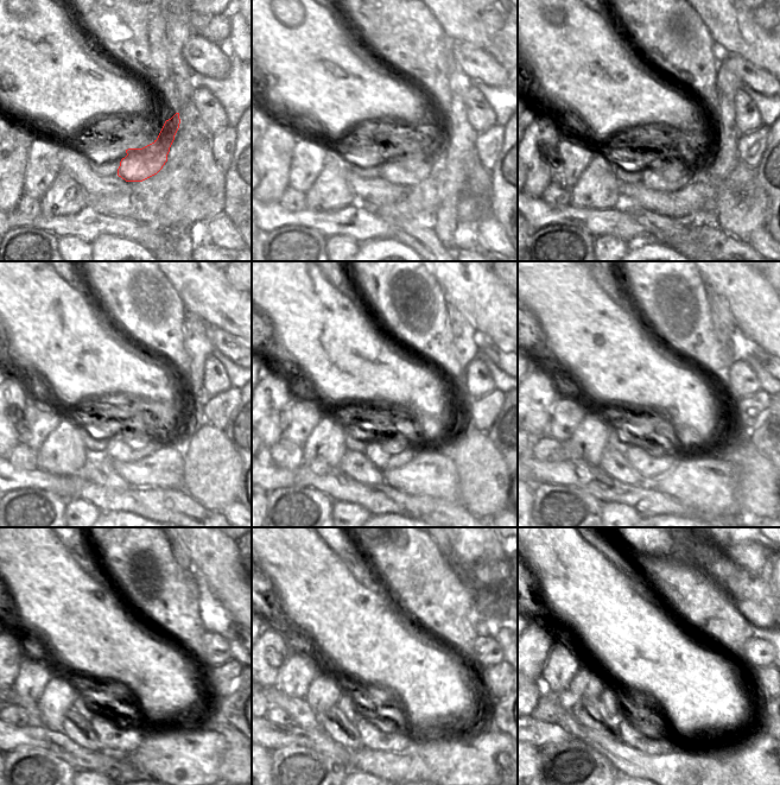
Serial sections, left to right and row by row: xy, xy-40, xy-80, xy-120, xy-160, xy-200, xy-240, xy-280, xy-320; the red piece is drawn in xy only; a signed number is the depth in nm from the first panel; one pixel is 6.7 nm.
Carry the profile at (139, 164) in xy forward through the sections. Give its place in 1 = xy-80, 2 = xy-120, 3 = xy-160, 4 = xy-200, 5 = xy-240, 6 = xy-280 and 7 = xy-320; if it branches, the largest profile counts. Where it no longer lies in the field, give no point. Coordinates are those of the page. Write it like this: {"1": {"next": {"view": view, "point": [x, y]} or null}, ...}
{"1": {"next": {"view": "xy-80", "point": [671, 172]}}, "2": {"next": {"view": "xy-120", "point": [133, 451]}}, "3": {"next": {"view": "xy-160", "point": [384, 461]}}, "4": {"next": {"view": "xy-200", "point": [648, 464]}}, "5": {"next": {"view": "xy-240", "point": [116, 736]}}, "6": {"next": {"view": "xy-280", "point": [374, 735]}}, "7": {"next": {"view": "xy-320", "point": [634, 734]}}}

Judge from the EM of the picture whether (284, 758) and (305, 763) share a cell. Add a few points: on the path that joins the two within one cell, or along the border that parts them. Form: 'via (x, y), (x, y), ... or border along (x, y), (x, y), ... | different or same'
via (289, 763), (300, 763) | same

